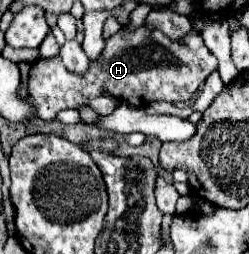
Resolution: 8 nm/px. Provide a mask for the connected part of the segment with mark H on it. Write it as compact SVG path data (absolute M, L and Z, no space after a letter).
M194 31L188 33L184 37L184 41L180 41L180 43L170 41L166 35L152 35L152 41L148 43L148 47L118 47L118 35L108 37L104 43L106 43L106 47L104 47L102 55L96 61L90 61L90 69L84 75L70 73L62 65L62 59L58 55L50 57L50 59L38 59L32 65L28 89L30 89L30 99L38 109L38 117L42 117L44 121L52 121L58 111L82 109L88 105L90 99L100 97L104 93L118 97L118 99L122 99L134 107L146 107L148 103L154 103L154 101L168 101L168 103L190 101L192 95L196 93L196 89L200 87L200 83L204 83L206 77L218 69L218 59L206 49L202 37Z

